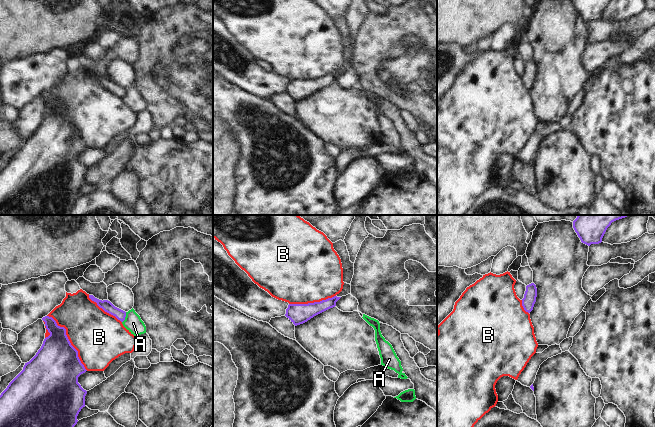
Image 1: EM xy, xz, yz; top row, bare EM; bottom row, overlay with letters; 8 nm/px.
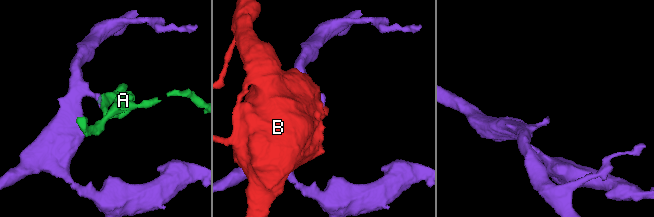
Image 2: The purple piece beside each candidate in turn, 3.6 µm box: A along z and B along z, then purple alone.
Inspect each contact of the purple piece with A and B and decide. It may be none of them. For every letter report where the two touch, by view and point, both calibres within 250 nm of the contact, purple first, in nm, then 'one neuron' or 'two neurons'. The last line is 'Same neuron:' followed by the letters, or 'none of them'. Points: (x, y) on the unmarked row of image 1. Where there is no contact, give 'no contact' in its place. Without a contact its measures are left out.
A: xy (125, 92) | 90/140 nm | two neurons
B: xy (68, 116) | 400/420 nm | two neurons
Same neuron: none of them

